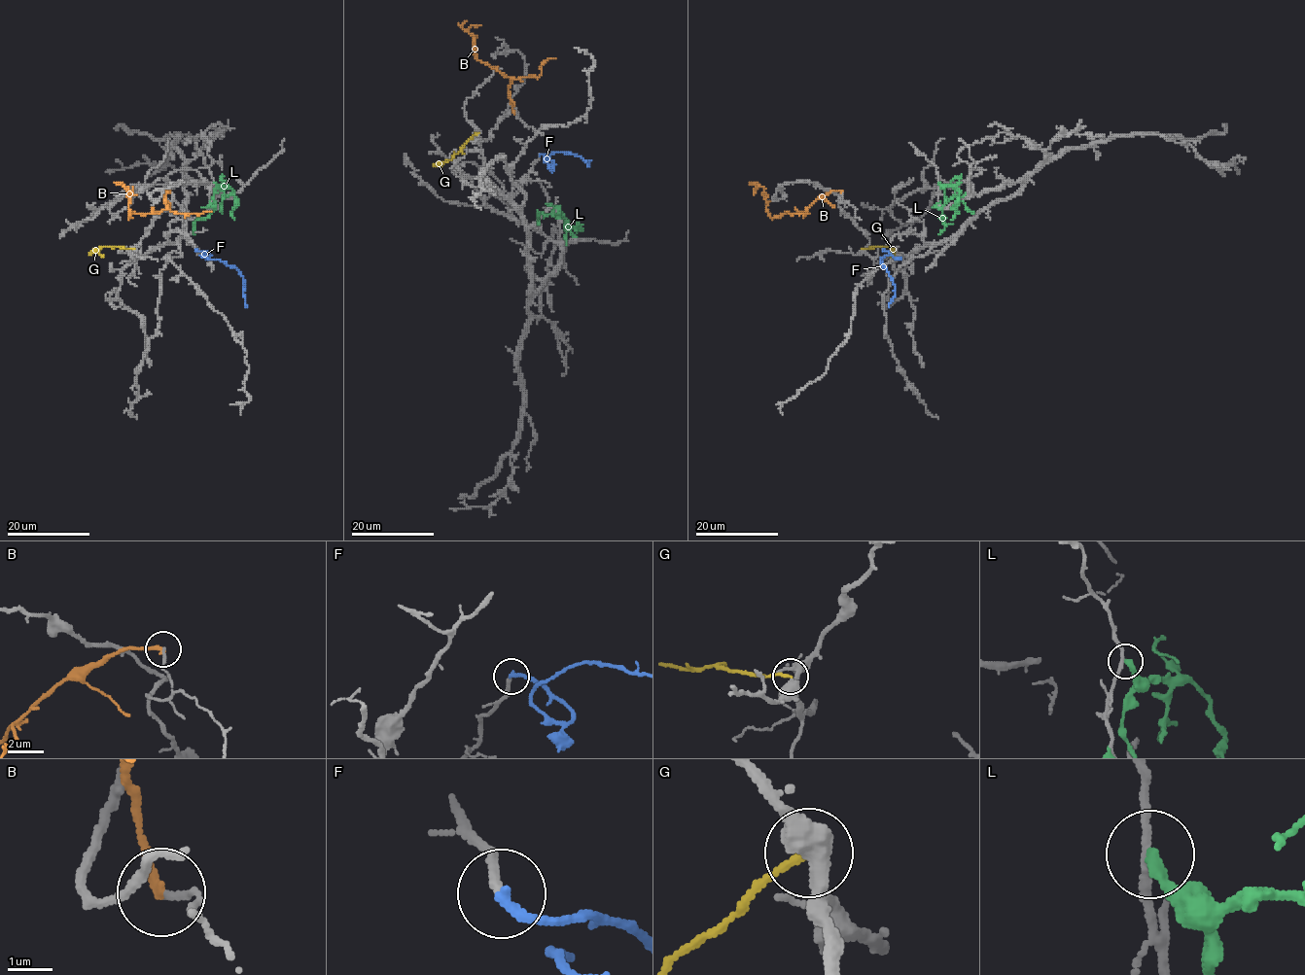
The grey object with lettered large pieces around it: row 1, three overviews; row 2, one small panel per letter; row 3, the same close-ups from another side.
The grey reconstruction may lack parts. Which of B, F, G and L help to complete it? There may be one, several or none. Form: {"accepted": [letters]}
{"accepted": ["F"]}

